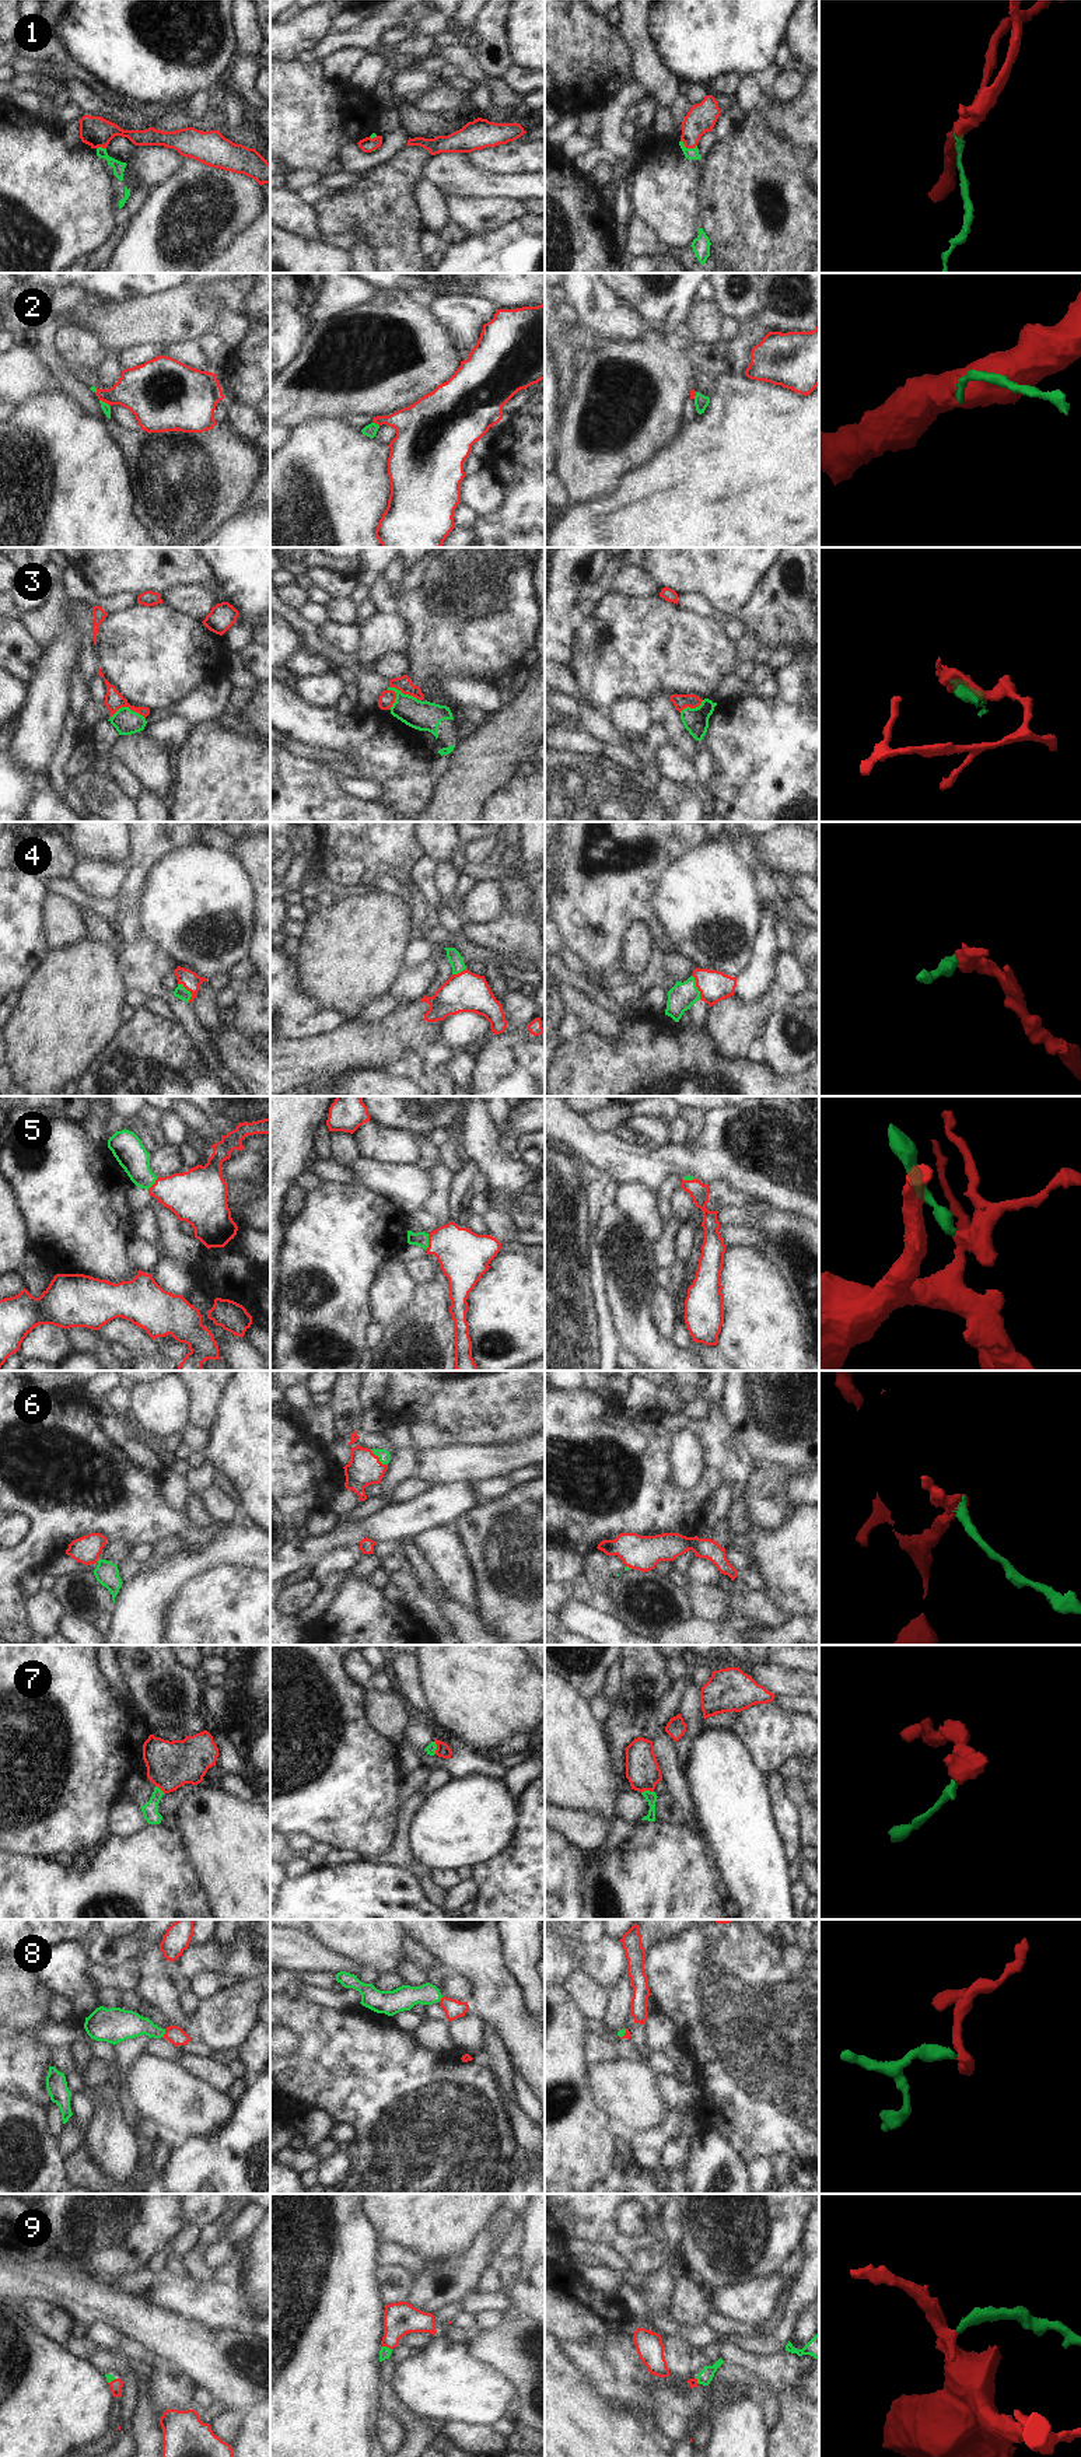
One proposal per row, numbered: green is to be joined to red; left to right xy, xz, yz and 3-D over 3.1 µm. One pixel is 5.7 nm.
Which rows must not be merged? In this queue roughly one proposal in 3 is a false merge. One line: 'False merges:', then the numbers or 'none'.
False merges: 2, 3, 7

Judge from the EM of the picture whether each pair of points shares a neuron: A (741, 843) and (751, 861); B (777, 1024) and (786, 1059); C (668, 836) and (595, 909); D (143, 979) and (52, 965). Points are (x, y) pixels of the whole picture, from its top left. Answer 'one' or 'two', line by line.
A: one
B: one
C: one
D: two

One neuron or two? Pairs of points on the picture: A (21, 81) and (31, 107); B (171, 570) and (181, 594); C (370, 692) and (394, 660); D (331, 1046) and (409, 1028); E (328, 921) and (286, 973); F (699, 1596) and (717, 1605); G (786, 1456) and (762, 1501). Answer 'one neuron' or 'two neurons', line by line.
A: two neurons
B: two neurons
C: two neurons
D: one neuron
E: two neurons
F: one neuron
G: two neurons

